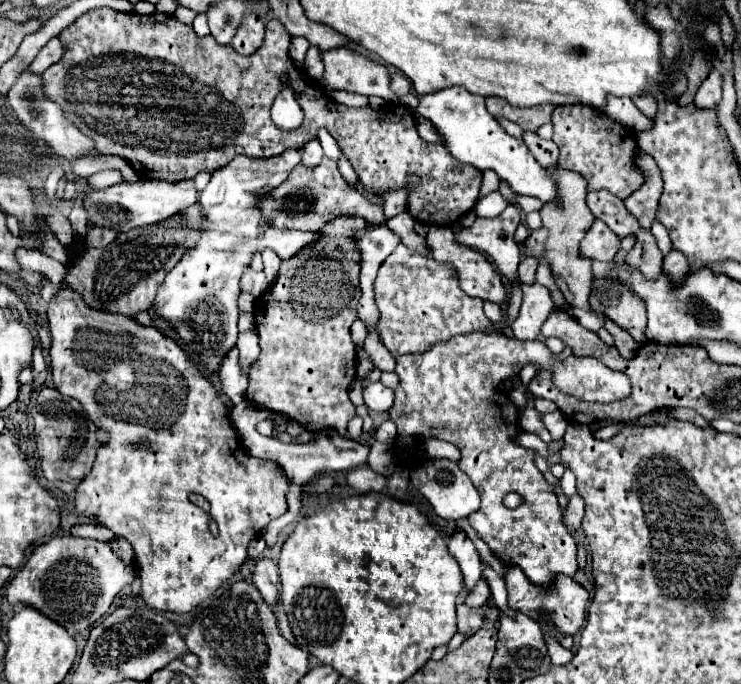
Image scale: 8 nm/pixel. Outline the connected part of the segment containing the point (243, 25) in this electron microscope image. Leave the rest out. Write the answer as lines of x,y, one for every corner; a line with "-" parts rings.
252,12
240,20
238,32
232,38
232,48
238,54
254,54
264,40
264,20
260,14

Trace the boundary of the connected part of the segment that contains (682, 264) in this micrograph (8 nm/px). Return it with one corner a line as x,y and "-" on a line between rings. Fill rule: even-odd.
671,249
670,254
664,258
662,269
664,274
668,274
672,286
682,284
682,280
690,274
690,266
688,266
686,256
674,249

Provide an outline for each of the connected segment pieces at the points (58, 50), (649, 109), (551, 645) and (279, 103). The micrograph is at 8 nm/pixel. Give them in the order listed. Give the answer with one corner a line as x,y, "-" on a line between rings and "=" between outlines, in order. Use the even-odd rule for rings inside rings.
52,38
36,56
36,60
30,64
30,70
34,74
42,74
46,68
50,68
54,62
58,62
64,54
64,44
60,42
60,38
=
650,94
636,96
636,98
632,98
632,102
634,102
634,104
636,104
648,118
652,118
652,116
656,114
656,98
650,96
=
548,642
548,652
550,652
550,660
552,660
552,664
554,666
564,666
572,660
572,652
570,650
566,650
566,648
562,648
558,642
=
282,88
280,94
276,96
274,100
274,106
272,106
272,120
278,128
282,130
289,130
293,128
294,124
298,124
298,121
303,121
304,112
300,108
300,104
296,102
294,94
290,88

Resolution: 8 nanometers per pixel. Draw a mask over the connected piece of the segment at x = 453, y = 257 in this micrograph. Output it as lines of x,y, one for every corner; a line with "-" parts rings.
430,226
430,232
426,236
430,248
432,248
432,258
436,262
442,262
442,264
452,264
452,268
456,270
458,278
460,278
460,288
468,294
468,296
474,296
474,298
482,298
482,300
490,300
490,302
496,302
496,304
506,304
506,288
500,280
500,274
494,272
494,266
486,260
484,254
480,254
478,250
472,250
468,246
462,246
454,240
454,234
448,226

